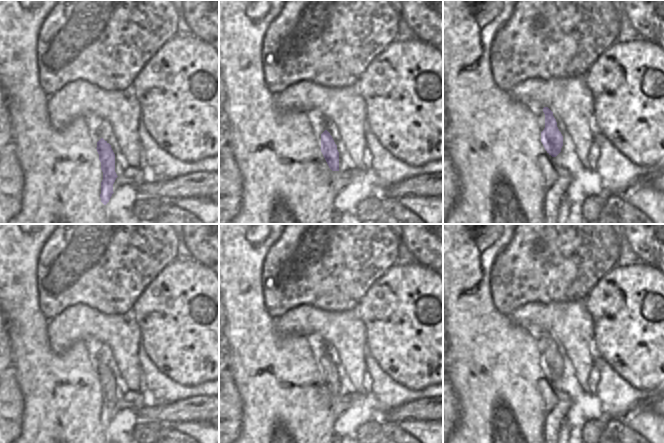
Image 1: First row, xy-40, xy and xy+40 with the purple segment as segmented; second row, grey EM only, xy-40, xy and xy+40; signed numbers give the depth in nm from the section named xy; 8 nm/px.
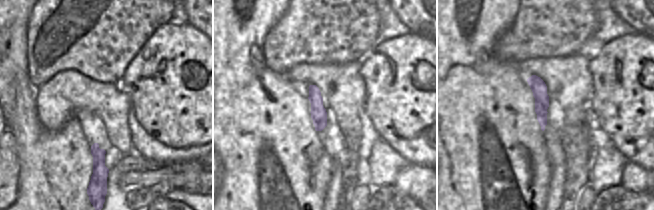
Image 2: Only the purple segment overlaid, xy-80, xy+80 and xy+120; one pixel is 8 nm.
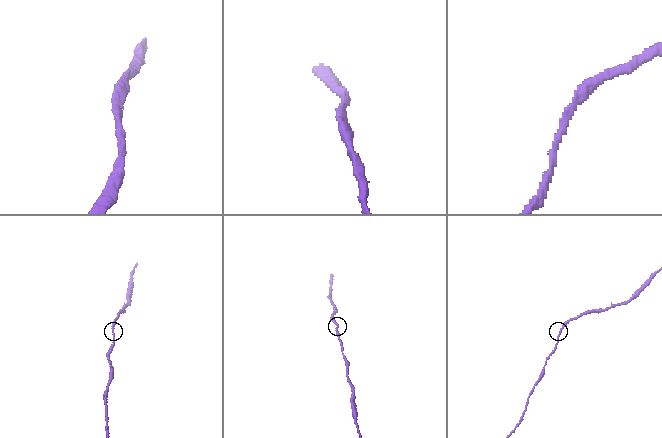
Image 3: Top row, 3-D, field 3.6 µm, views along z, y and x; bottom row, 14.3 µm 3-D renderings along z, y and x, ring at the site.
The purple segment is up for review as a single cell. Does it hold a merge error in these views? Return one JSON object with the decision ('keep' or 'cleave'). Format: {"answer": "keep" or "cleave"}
{"answer": "keep"}

